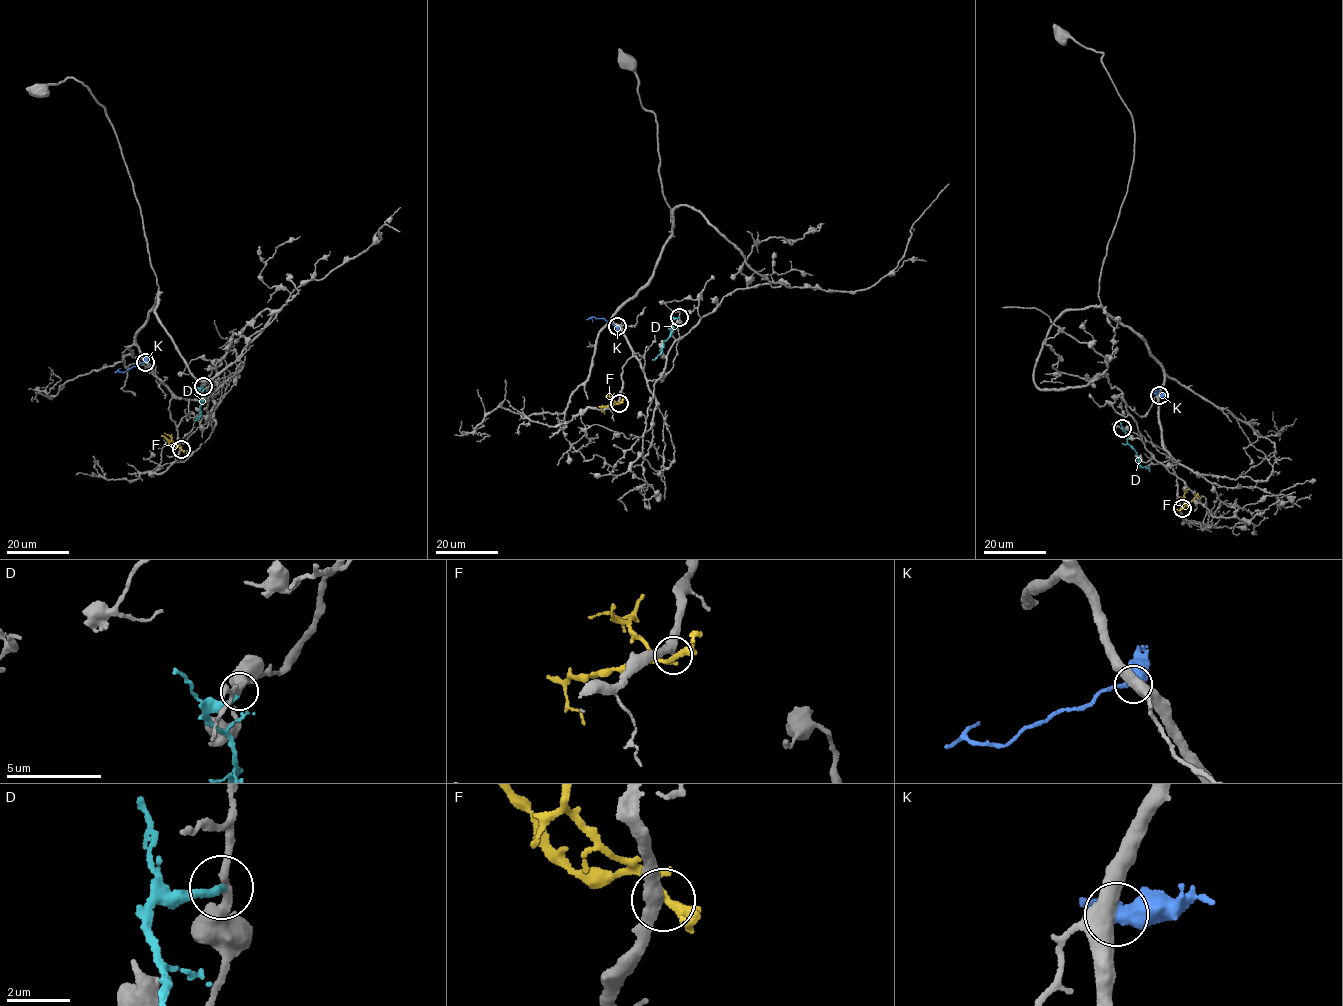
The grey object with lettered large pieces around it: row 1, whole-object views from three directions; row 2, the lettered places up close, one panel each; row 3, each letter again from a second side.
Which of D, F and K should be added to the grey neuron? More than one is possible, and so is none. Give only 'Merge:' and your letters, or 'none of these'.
Merge: none of these

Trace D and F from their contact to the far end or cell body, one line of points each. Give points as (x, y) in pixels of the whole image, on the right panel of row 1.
D: (1122, 429), (1139, 464), (1150, 471)
F: (1182, 508), (1197, 495), (1201, 502)

